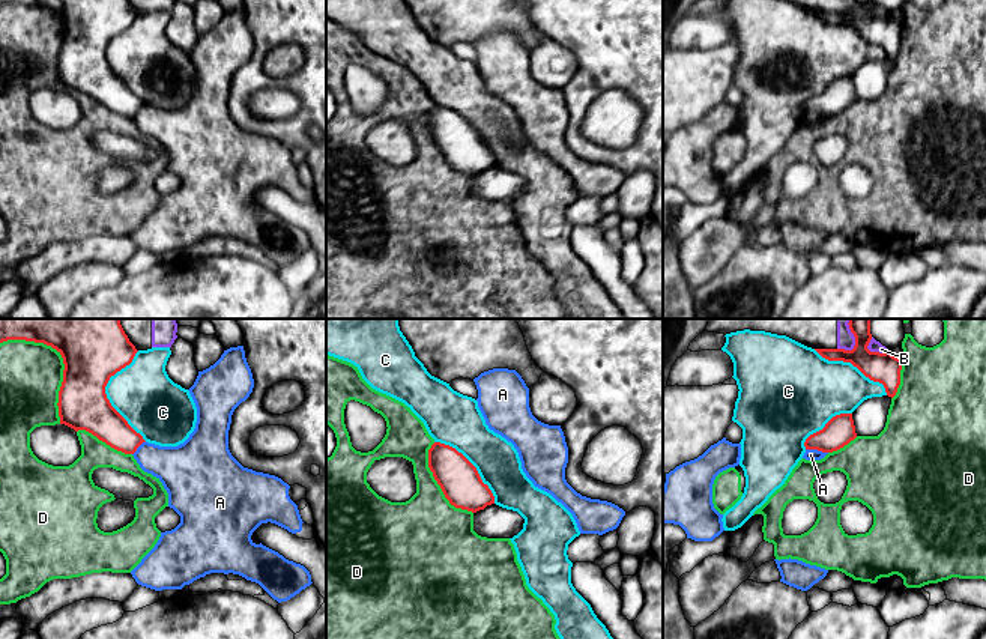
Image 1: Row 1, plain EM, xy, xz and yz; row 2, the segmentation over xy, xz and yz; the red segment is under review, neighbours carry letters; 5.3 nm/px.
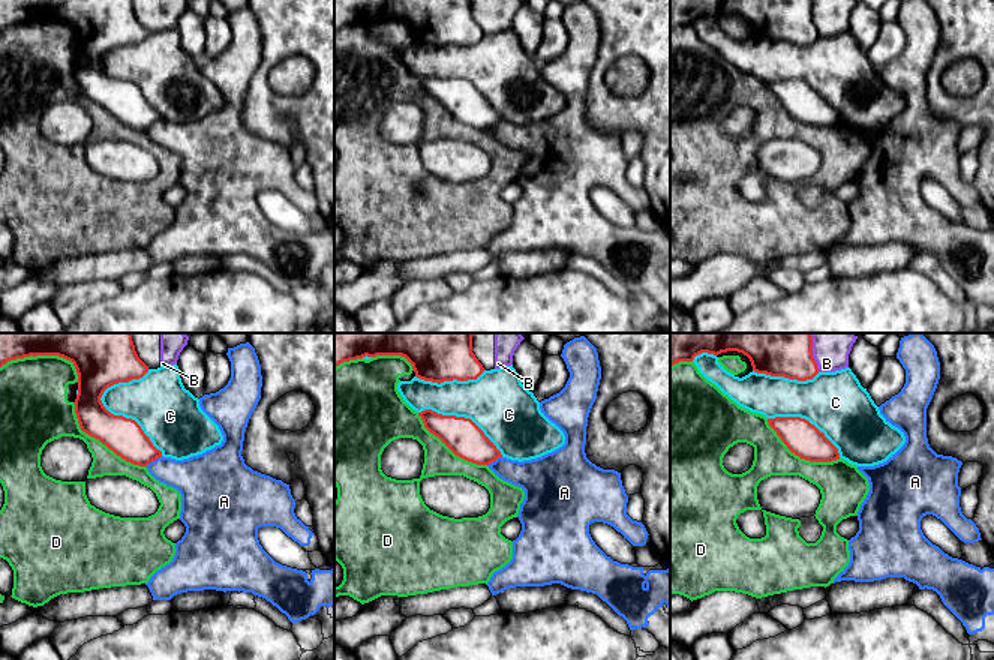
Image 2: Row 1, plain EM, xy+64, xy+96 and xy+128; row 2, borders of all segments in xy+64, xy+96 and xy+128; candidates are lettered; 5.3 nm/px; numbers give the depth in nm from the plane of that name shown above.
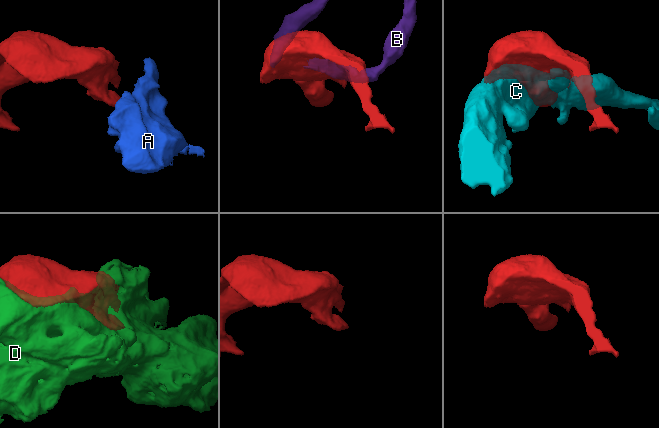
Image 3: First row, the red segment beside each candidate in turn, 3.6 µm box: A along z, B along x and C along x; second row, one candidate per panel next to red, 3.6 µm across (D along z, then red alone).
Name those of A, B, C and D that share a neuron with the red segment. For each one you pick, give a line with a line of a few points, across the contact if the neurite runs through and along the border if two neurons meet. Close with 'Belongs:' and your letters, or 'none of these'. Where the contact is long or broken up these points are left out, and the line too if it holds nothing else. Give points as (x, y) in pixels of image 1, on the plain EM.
Belongs: none of these

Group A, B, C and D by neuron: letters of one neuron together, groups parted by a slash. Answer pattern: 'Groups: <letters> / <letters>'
Groups: A B / C / D

